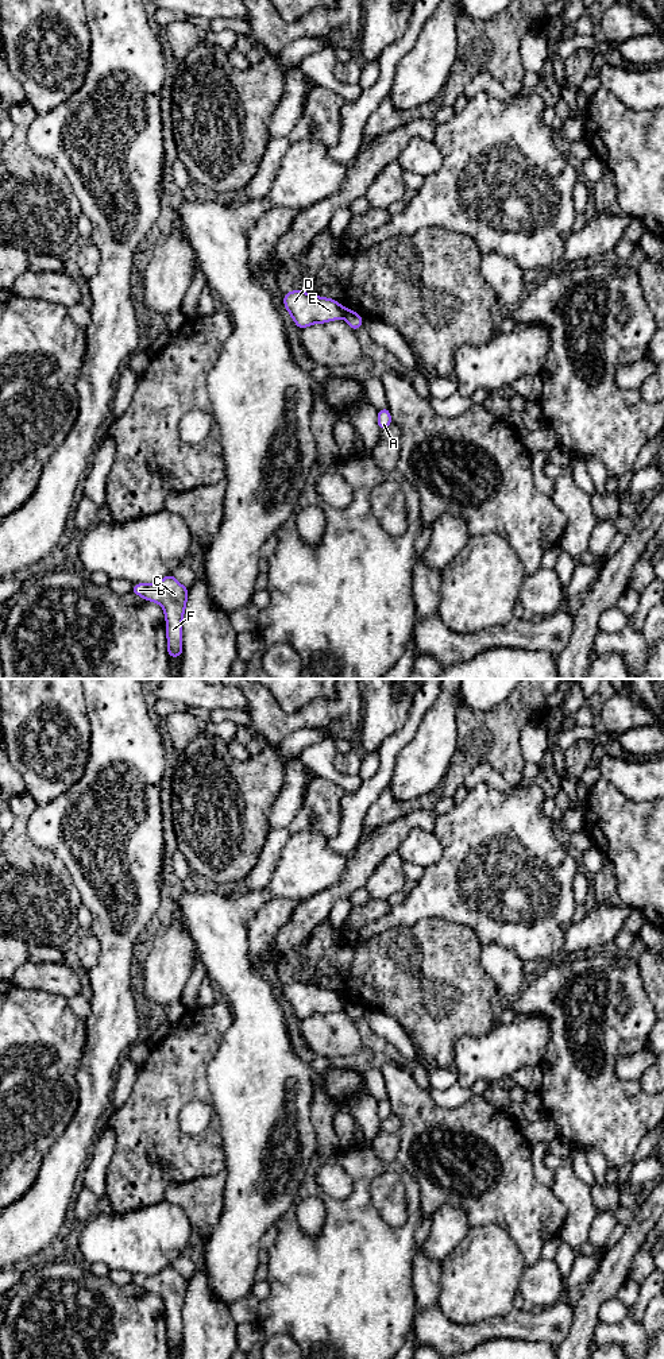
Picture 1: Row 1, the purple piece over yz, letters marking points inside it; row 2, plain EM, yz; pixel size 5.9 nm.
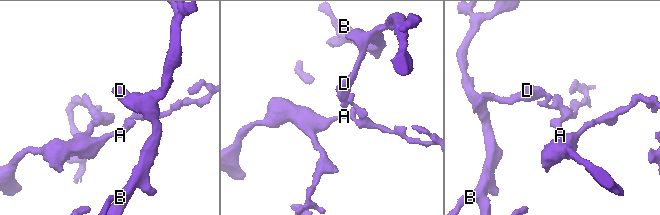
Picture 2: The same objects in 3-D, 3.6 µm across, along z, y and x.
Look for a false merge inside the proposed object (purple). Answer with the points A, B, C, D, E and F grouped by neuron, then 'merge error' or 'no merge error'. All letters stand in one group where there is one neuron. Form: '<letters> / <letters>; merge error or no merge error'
A / B C D E F; merge error

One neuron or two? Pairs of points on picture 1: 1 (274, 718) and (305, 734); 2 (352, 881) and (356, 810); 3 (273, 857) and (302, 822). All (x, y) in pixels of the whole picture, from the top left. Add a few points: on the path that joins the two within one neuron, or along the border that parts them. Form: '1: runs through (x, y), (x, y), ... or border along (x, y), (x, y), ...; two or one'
1: border along (329, 733), (300, 729), (277, 745); two
2: border along (361, 841), (348, 857); two
3: border along (288, 827), (292, 833); two

